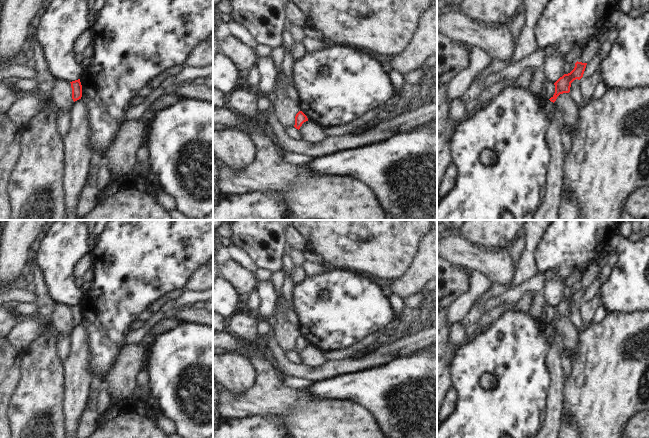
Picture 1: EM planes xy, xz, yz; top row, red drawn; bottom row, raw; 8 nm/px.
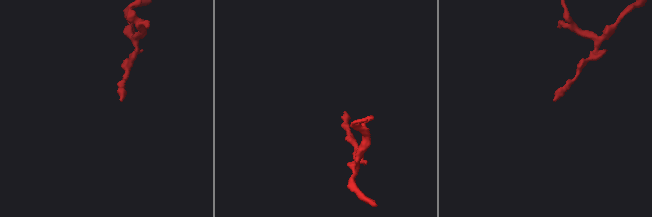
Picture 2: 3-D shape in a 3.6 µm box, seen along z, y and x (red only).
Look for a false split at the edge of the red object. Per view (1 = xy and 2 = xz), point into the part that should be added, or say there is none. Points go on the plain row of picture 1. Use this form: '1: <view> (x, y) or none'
1: none
2: none

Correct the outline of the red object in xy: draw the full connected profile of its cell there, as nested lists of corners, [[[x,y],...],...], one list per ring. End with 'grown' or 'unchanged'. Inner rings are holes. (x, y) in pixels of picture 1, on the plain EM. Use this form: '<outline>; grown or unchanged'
[[[80,303],[70,306],[72,312],[72,323],[77,325],[82,321],[82,309]]]; unchanged

